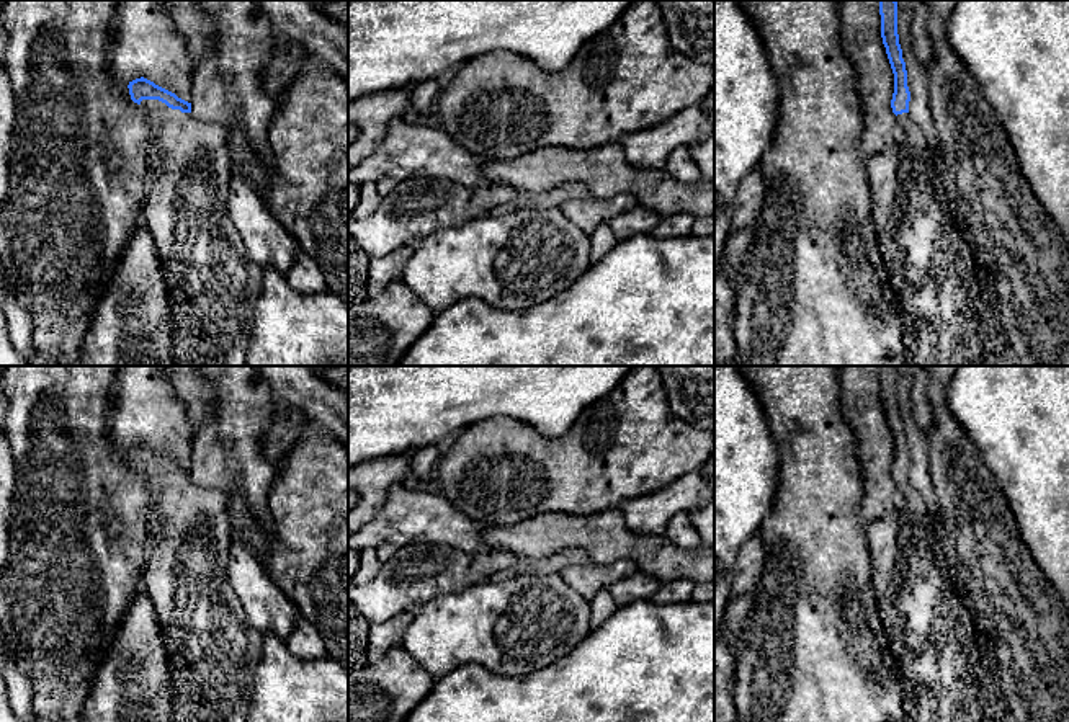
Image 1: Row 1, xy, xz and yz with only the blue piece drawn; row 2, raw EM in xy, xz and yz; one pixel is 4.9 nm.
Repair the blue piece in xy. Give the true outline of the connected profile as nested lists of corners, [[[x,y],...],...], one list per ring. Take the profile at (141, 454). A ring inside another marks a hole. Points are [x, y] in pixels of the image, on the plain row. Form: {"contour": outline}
{"contour": [[[144,443],[127,454],[131,466],[147,475],[152,492],[147,534],[157,537],[157,546],[147,552],[142,588],[162,627],[177,689],[172,719],[247,722],[263,634],[250,624],[227,578],[229,547],[235,537],[227,493],[198,485],[191,469]]]}

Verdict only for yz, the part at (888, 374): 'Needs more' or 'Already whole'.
Needs more

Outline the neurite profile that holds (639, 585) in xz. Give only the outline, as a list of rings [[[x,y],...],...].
[[[637,572],[624,580],[610,586],[610,593],[618,606],[634,603],[639,599],[649,599],[659,588],[662,582]]]

